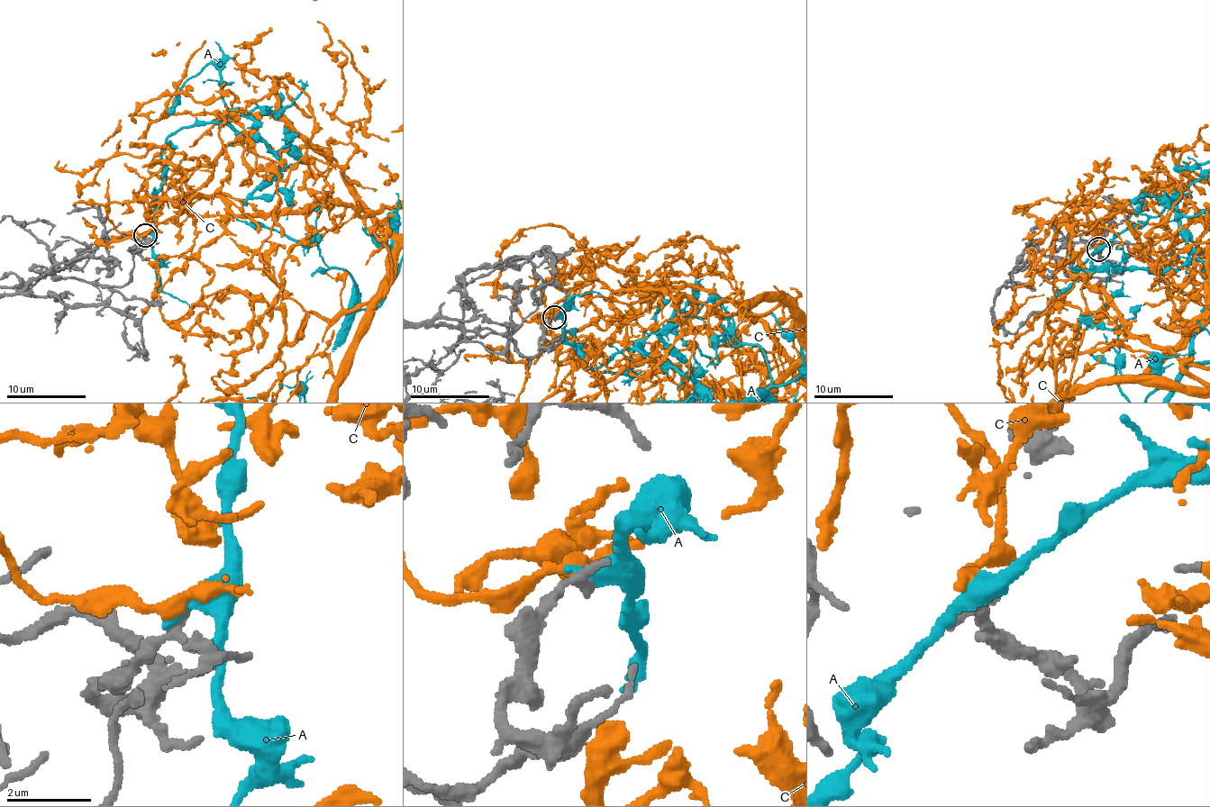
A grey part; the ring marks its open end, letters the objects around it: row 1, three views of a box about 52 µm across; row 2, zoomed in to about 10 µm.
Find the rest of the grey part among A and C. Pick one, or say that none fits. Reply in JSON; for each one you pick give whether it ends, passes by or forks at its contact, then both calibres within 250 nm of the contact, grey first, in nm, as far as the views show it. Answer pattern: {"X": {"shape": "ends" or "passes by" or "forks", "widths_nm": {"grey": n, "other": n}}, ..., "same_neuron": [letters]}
{"C": {"shape": "passes by", "widths_nm": {"grey": 340, "other": 300}}, "same_neuron": ["C"]}

